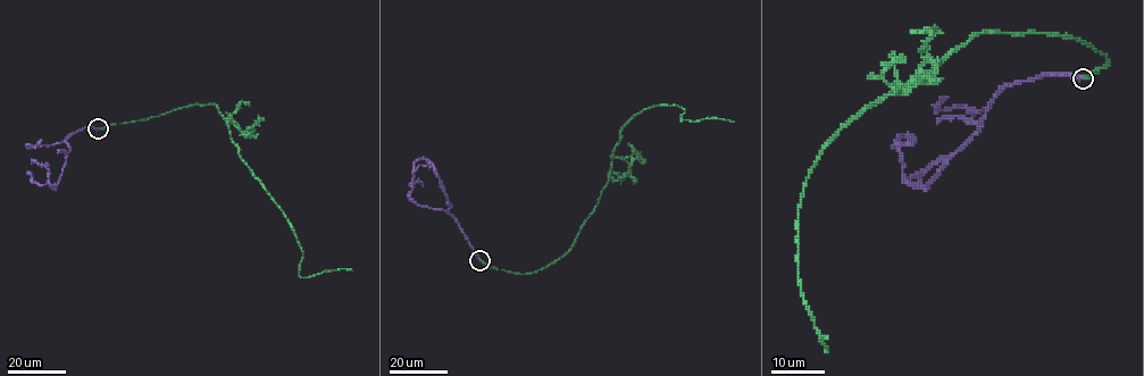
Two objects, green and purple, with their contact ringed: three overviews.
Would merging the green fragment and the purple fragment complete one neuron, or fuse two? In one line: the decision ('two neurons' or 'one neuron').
one neuron

